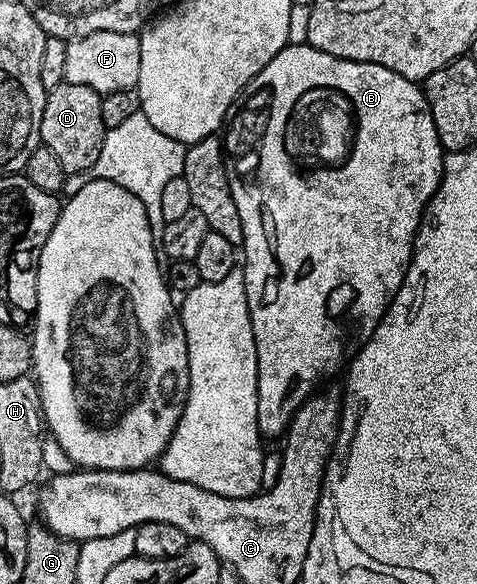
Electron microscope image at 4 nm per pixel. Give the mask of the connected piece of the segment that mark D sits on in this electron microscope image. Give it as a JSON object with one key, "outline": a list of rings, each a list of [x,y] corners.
{"outline":[[[63,80],[46,95],[44,116],[40,120],[41,145],[52,148],[52,153],[60,160],[60,168],[64,168],[67,176],[92,168],[100,156],[107,132],[104,116],[100,116],[101,107],[102,95],[84,84]]]}

